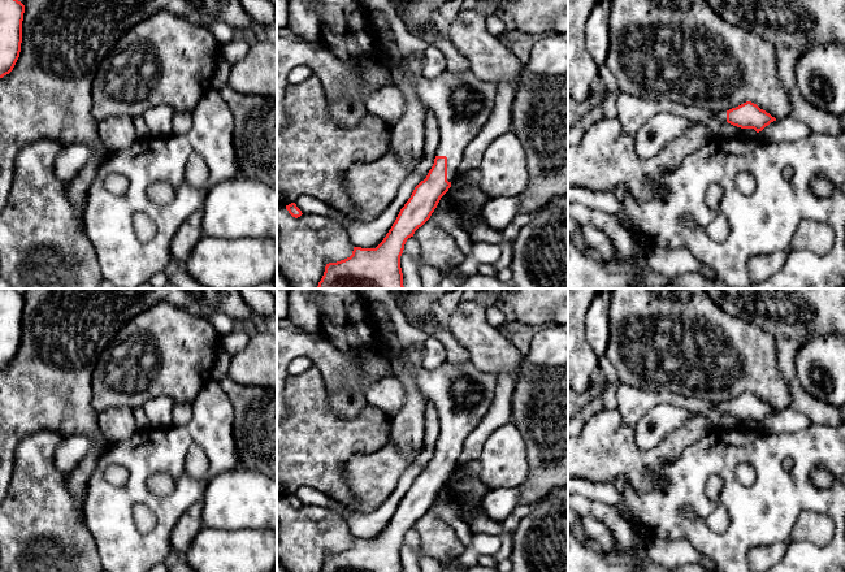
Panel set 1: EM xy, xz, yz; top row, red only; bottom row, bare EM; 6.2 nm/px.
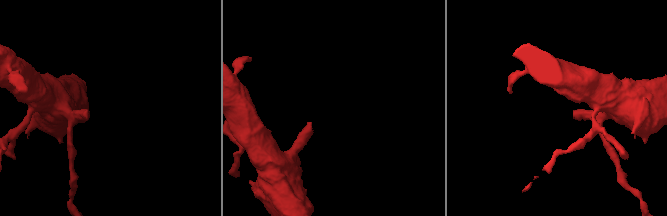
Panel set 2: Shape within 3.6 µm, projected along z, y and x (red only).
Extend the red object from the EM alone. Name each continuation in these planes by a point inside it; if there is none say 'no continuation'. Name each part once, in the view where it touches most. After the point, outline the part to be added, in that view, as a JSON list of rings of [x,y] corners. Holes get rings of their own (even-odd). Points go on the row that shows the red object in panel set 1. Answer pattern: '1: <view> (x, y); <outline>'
1: xz (462, 103); [[[447,69],[434,79],[415,79],[416,92],[422,104],[432,109],[441,133],[437,156],[447,157],[447,181],[452,182],[464,157],[464,150],[488,122],[494,105],[498,86],[477,78],[471,70],[451,73]]]

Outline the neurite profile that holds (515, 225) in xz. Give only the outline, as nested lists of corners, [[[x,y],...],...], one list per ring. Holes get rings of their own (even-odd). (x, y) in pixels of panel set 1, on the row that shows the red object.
[[[516,214],[515,220],[507,226],[507,234],[520,231],[523,225],[530,220],[530,214]]]

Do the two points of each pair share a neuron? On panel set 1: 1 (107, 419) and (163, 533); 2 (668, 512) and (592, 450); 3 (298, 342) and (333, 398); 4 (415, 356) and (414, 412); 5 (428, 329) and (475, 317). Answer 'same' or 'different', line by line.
1: different
2: different
3: different
4: same
5: different

